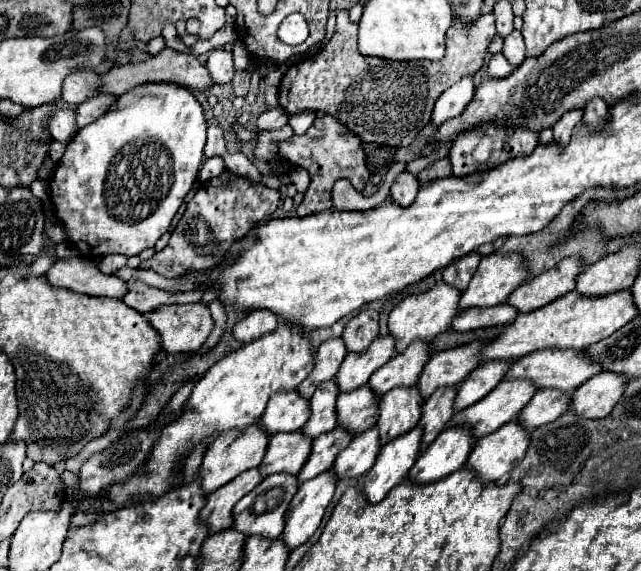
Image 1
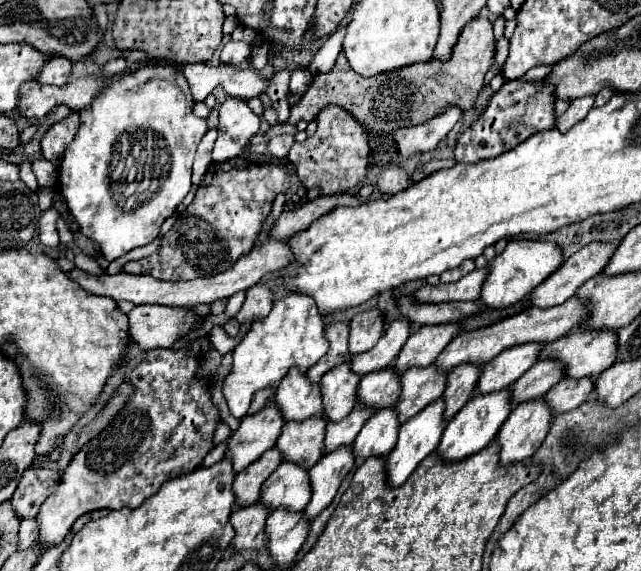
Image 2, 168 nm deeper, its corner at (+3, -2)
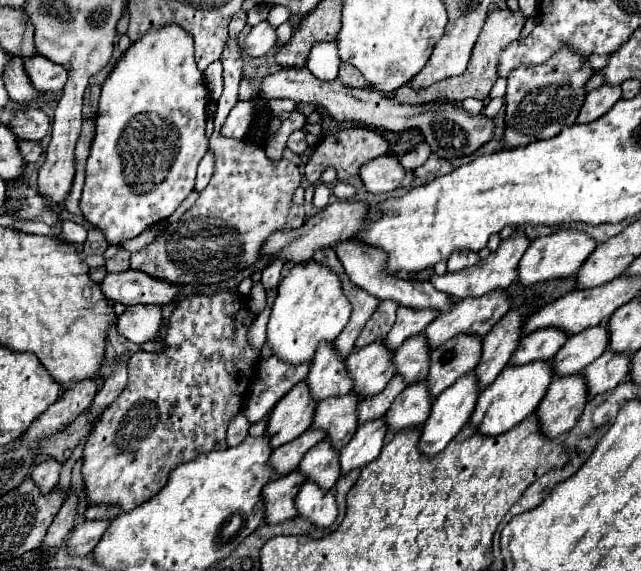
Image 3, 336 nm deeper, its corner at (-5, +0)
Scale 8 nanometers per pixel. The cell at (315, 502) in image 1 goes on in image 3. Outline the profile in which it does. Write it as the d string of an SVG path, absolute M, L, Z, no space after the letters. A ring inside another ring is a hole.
M382 419L360 425L350 443L340 451L340 475L348 475L352 469L362 469L366 463L374 461L384 447L384 437L386 425Z

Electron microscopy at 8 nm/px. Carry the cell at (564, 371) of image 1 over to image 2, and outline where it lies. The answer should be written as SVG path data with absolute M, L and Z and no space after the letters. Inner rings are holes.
M574 329L558 341L546 343L540 359L560 359L566 367L566 377L596 379L604 369L608 369L616 357L616 333L582 333L582 329Z

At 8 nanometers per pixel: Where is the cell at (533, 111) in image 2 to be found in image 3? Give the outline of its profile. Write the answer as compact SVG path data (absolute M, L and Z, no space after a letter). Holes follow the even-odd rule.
M560 51L550 57L544 65L534 67L518 67L508 75L506 89L506 131L502 137L502 145L506 149L514 149L520 145L528 145L538 139L554 137L564 125L576 123L576 115L584 101L584 85L592 77L592 69L588 67L582 55L574 55L572 51Z

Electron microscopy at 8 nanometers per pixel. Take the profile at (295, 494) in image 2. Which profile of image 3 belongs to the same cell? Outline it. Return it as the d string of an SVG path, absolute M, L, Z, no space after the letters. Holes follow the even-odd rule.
M320 441L304 455L296 471L302 473L306 481L316 483L324 491L330 491L338 481L338 453L330 451L330 443Z

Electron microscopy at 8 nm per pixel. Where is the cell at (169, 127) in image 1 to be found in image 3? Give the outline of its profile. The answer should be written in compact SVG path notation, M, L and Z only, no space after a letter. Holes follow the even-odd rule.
M166 25L162 29L148 31L142 39L132 43L132 47L116 63L116 67L112 69L112 73L108 75L108 79L102 85L100 107L98 107L98 115L96 115L96 129L94 129L94 137L92 137L92 143L90 143L90 155L88 155L88 161L86 161L86 183L84 183L84 191L82 191L82 199L80 199L82 215L94 227L98 227L104 233L108 245L122 247L124 241L130 241L130 239L138 237L142 231L150 229L152 225L168 219L176 211L176 207L194 191L198 163L200 163L200 159L206 155L206 151L210 147L210 139L206 135L206 103L208 101L210 101L210 93L202 83L202 71L194 63L194 41L180 27Z

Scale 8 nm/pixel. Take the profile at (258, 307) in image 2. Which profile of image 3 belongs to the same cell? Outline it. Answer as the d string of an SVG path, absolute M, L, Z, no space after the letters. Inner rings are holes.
M274 259L274 261L262 271L260 283L264 285L266 291L268 291L268 289L276 289L276 287L280 285L280 271L282 271L282 265L284 265L284 261Z

